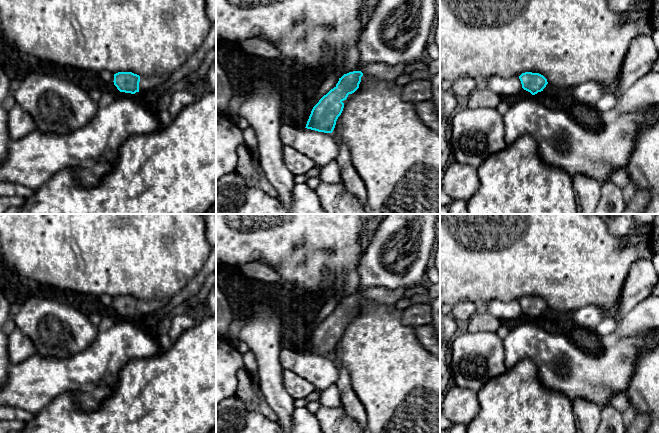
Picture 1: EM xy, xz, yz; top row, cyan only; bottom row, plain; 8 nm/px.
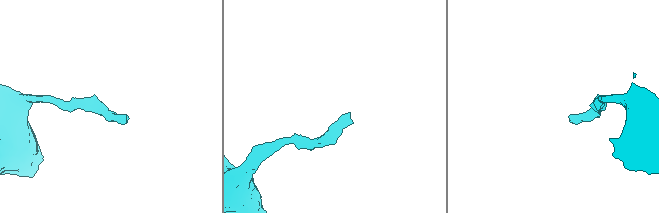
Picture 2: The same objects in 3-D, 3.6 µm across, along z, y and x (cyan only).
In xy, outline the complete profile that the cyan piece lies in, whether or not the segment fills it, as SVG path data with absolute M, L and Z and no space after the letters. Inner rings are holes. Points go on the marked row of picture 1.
M118 72L114 74L114 85L120 92L135 94L147 93L149 90L167 80L169 75L139 76L132 72Z

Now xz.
M370 63L362 66L360 71L344 74L339 78L336 86L324 95L313 107L307 121L307 129L318 132L332 133L338 117L341 115L344 103L349 94L354 93L363 75L378 81L395 81L407 64L388 65L384 63Z

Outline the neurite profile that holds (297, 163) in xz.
M284 147L284 162L287 169L295 176L306 174L316 166L310 157L292 147Z

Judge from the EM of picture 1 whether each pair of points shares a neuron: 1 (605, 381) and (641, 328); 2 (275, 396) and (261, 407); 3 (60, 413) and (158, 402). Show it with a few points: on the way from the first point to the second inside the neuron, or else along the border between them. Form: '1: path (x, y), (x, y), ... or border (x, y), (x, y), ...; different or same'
1: border (642, 335), (623, 336), (620, 338); different
2: border (259, 387), (264, 399), (276, 414), (277, 420); different
3: path (84, 418), (134, 418); same

